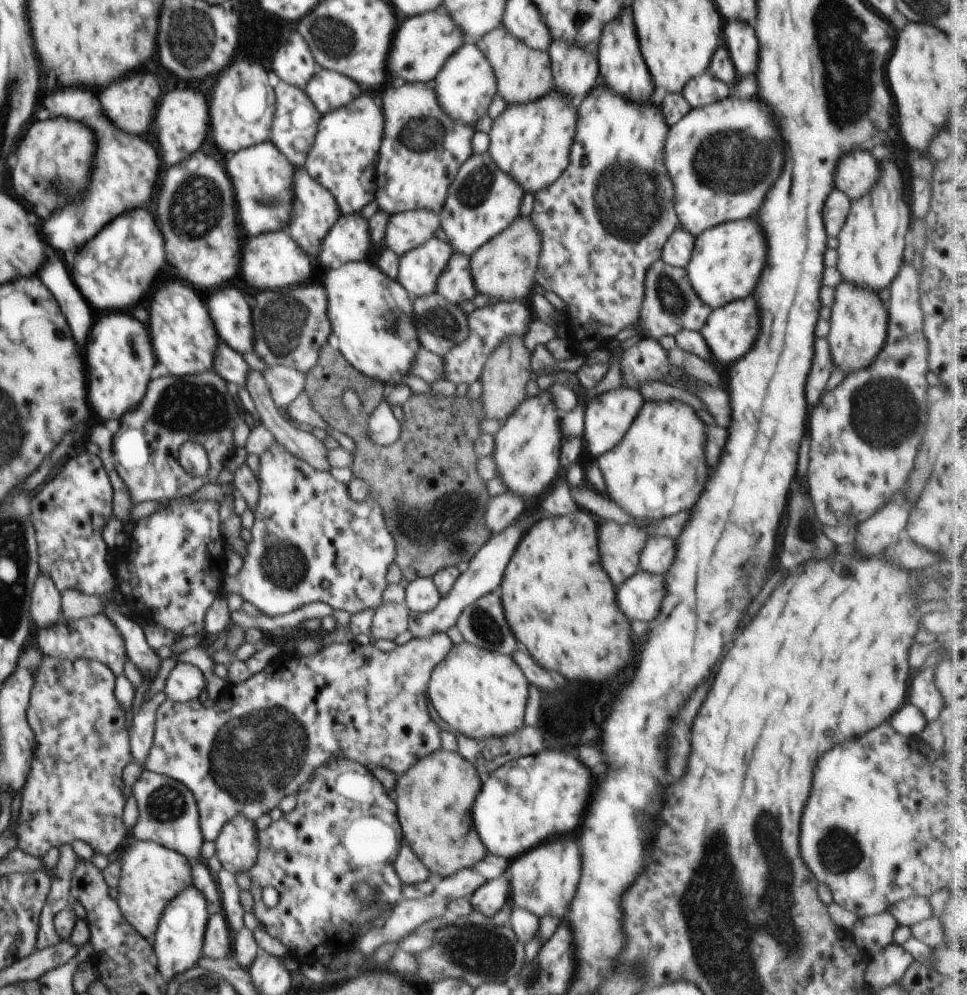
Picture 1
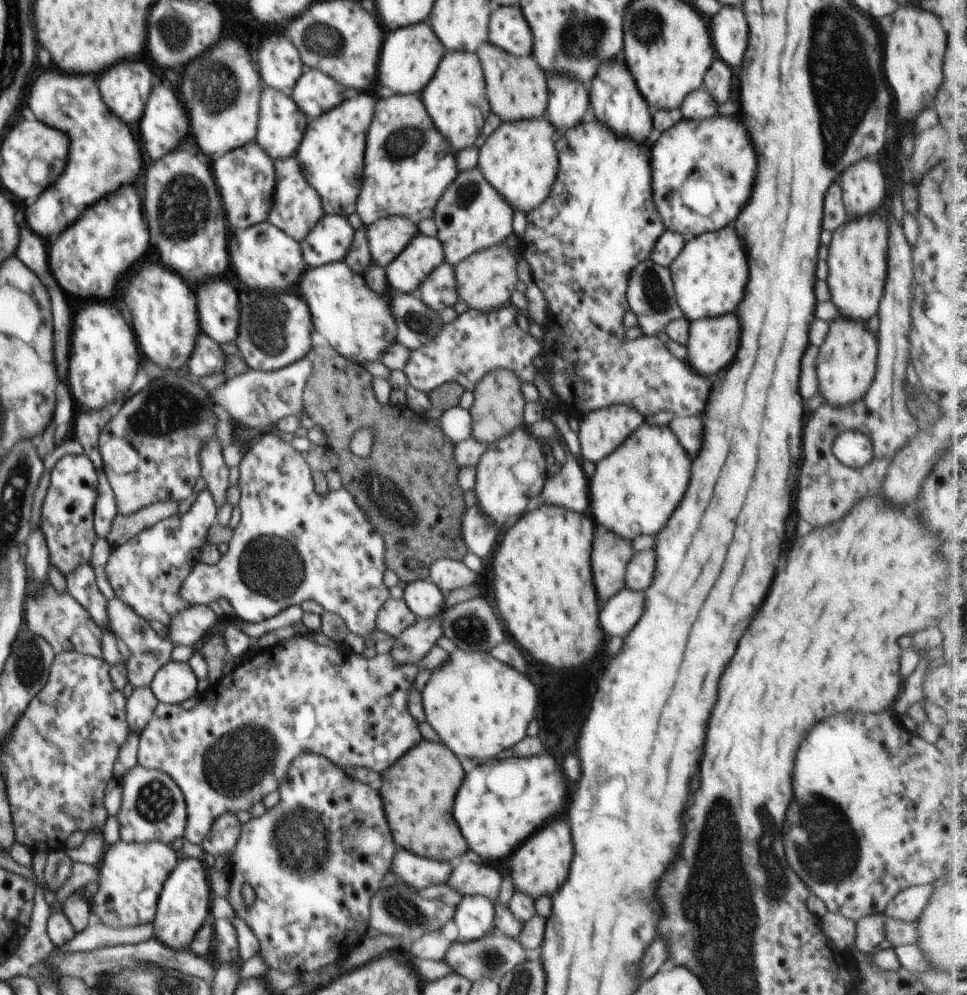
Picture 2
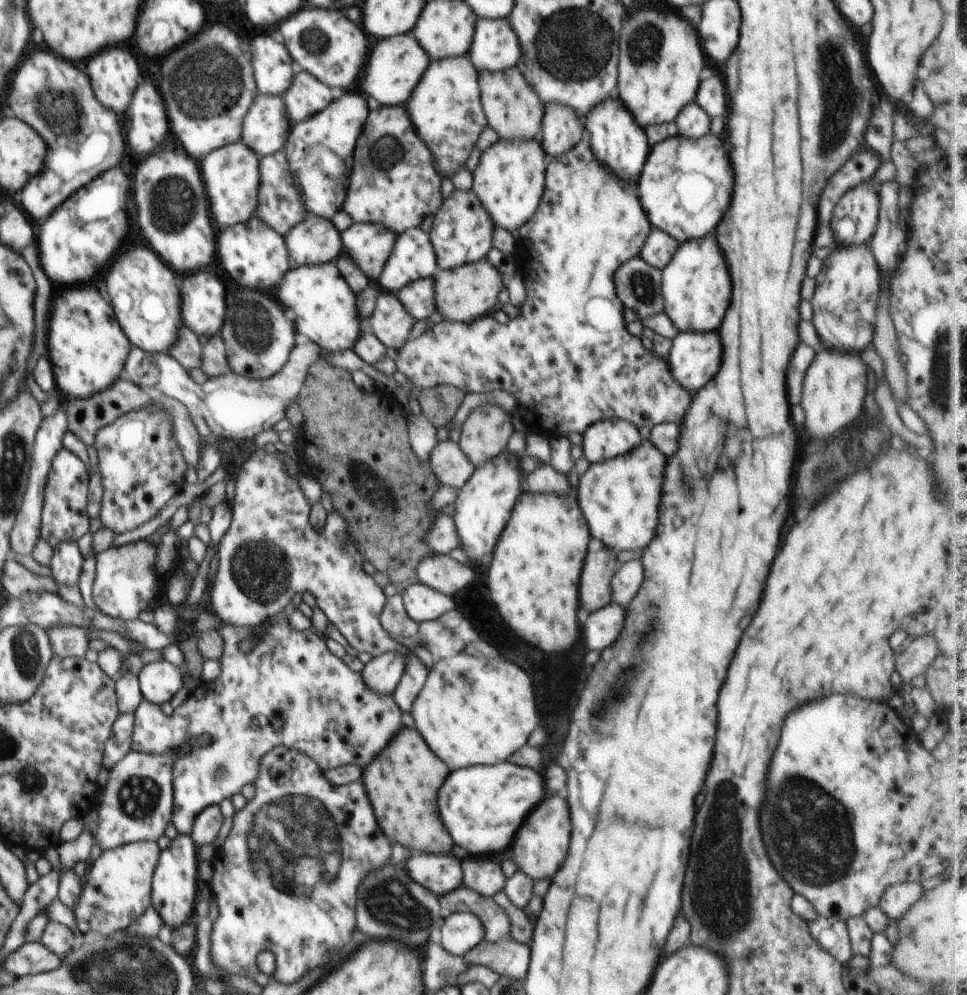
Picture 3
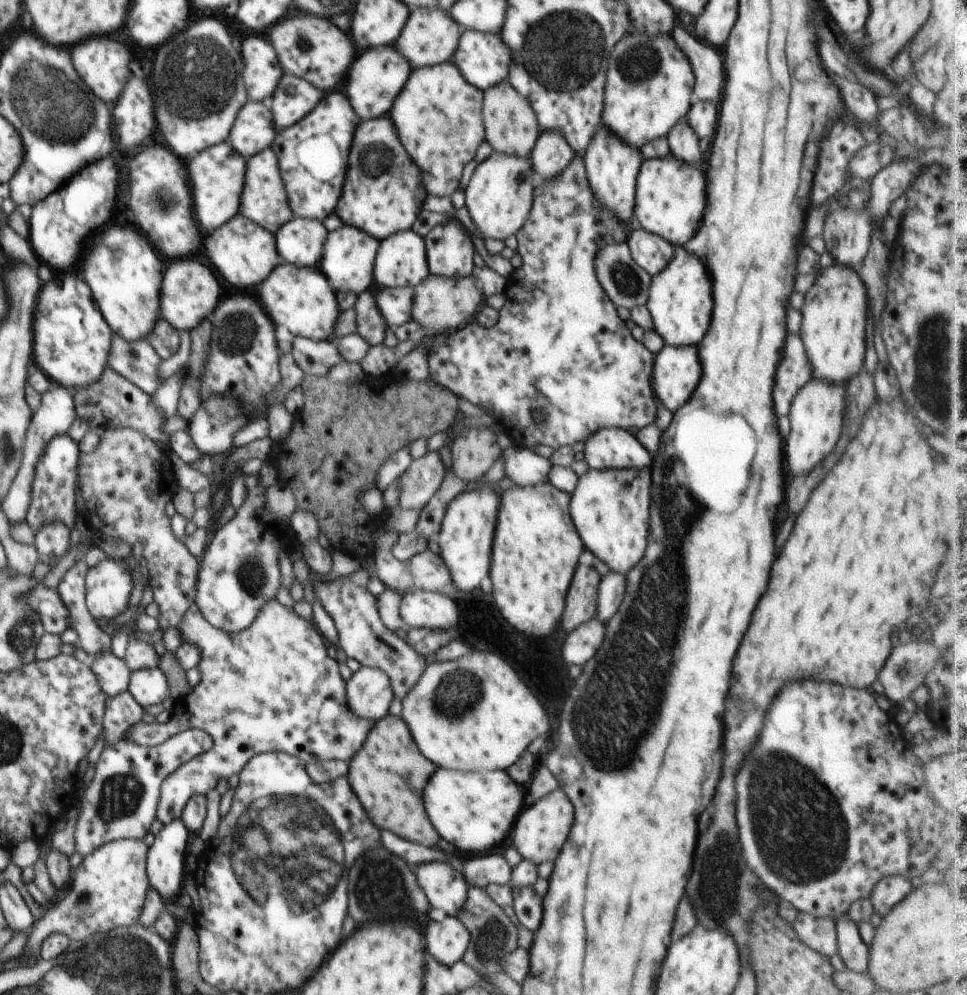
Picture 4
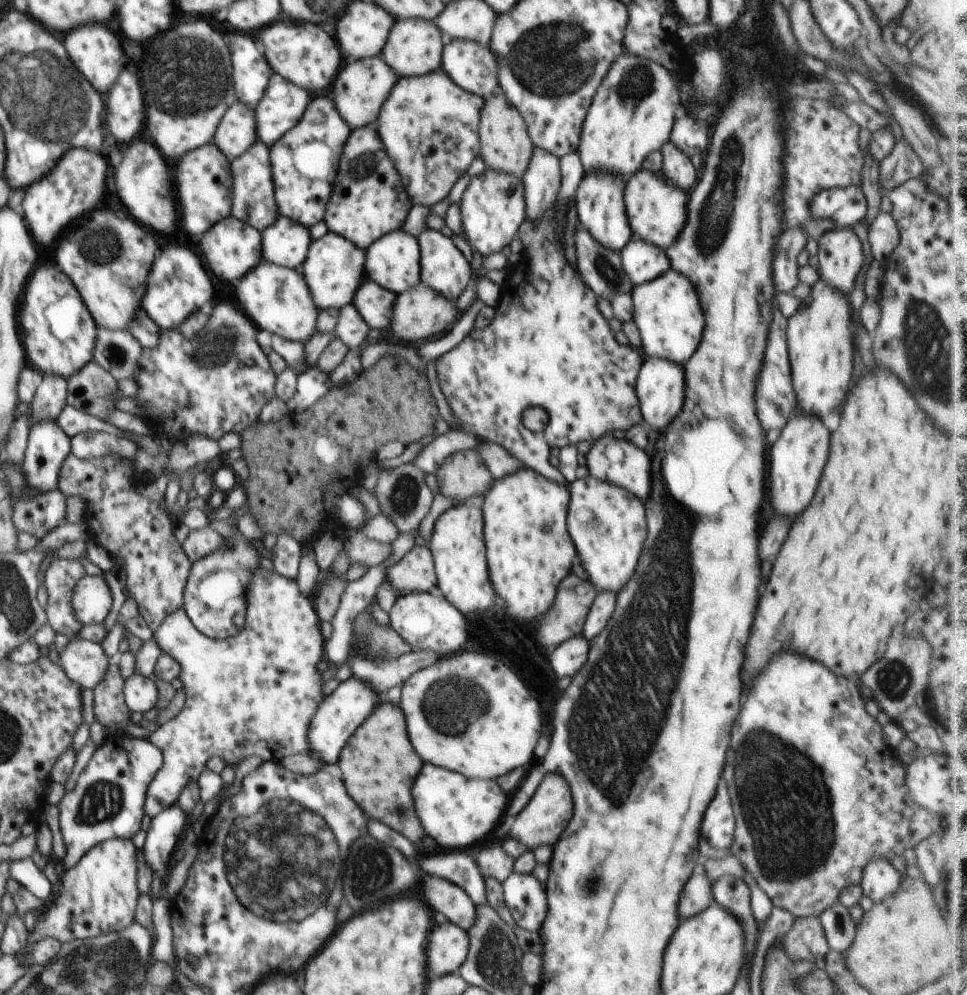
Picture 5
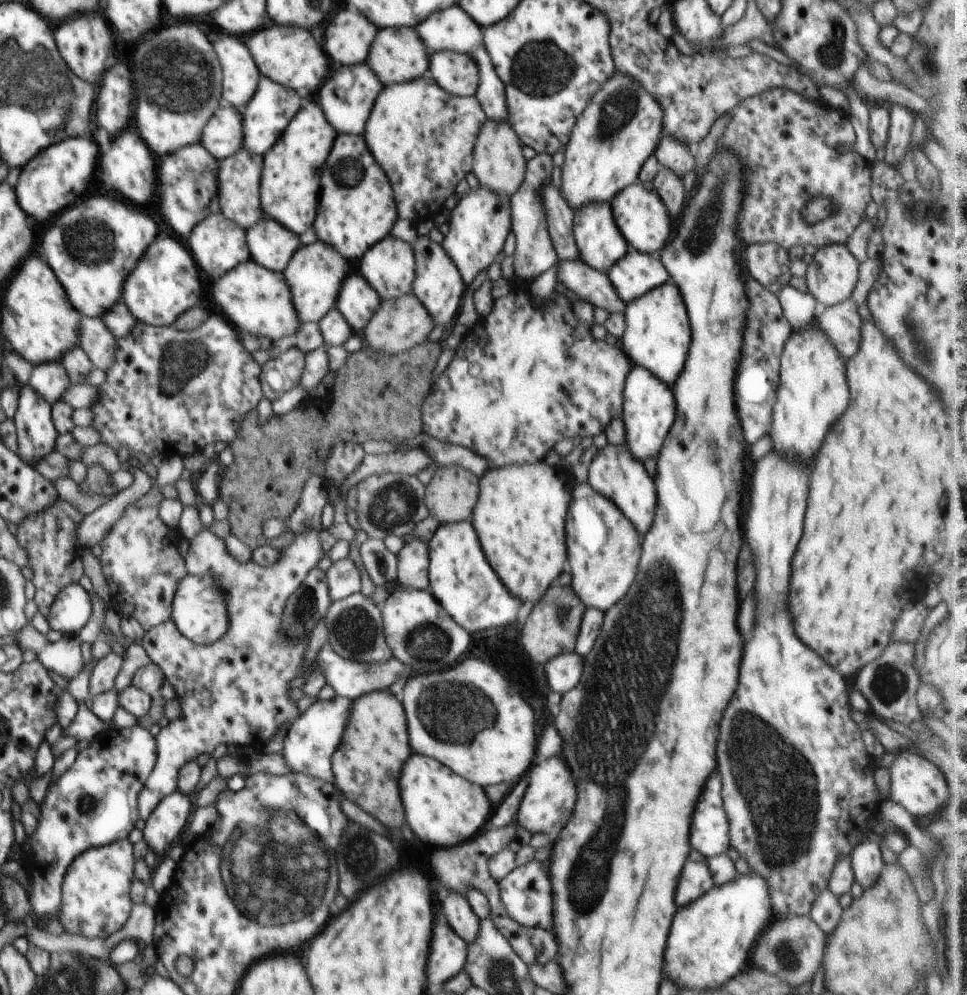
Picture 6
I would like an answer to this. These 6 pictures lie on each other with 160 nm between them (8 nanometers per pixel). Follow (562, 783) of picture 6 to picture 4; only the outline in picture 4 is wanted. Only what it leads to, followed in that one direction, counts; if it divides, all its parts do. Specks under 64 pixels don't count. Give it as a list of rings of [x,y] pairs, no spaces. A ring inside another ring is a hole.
[[[560,788],[554,790],[552,794],[539,798],[532,806],[527,805],[517,816],[509,832],[512,844],[520,856],[533,862],[536,866],[542,862],[554,862],[568,838],[568,832],[572,826],[572,812],[574,812],[574,808]]]

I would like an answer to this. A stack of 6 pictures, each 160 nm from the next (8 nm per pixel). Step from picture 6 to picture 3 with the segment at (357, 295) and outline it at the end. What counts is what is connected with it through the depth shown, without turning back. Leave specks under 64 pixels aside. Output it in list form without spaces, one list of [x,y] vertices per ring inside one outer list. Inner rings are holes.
[[[432,277],[418,280],[404,286],[395,294],[404,310],[420,321],[427,319],[436,312],[434,306],[434,279]]]

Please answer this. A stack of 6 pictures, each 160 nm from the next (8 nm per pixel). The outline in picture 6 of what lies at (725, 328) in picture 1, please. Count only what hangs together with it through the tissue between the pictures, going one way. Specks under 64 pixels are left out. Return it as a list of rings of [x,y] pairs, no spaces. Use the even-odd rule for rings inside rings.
[[[635,365],[626,377],[623,397],[622,419],[625,424],[626,446],[631,455],[642,464],[649,456],[655,456],[657,460],[658,451],[662,448],[676,416],[673,389],[659,381],[647,368]]]

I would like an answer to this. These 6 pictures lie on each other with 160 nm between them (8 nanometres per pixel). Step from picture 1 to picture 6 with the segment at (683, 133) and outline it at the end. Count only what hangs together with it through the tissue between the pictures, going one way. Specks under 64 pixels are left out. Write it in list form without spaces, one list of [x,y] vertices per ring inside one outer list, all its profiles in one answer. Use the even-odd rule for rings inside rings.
[[[636,181],[623,188],[612,200],[611,209],[619,231],[624,235],[630,248],[658,255],[666,246],[670,236],[671,214],[659,194],[648,184]]]

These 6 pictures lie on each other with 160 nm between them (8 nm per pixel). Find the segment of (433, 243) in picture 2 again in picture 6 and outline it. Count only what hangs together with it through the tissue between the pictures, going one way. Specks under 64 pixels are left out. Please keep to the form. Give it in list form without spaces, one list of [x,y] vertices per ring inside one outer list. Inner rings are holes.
[[[390,234],[364,253],[364,256],[360,259],[359,269],[360,275],[376,290],[382,300],[392,300],[413,292],[415,264],[413,246]]]

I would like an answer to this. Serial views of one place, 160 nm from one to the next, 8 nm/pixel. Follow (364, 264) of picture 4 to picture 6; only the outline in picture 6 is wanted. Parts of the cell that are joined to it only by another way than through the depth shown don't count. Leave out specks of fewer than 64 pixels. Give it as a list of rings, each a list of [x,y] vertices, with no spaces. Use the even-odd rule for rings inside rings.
[[[320,240],[300,246],[293,254],[283,273],[289,284],[301,324],[319,321],[332,307],[336,306],[340,289],[350,273],[350,263],[337,251],[337,248]]]

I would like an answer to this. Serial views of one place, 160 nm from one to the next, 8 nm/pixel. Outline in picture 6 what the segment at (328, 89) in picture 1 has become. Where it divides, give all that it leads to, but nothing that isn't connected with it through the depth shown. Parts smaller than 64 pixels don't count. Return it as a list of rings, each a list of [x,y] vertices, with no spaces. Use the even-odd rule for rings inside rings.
[[[261,76],[254,96],[244,106],[243,146],[251,153],[263,155],[276,144],[288,123],[302,110],[306,96],[294,89],[275,83],[271,78]]]

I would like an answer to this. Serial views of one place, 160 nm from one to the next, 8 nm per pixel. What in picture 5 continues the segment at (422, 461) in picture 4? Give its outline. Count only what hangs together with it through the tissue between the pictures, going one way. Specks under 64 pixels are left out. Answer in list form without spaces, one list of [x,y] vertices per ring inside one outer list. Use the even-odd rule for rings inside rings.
[[[404,463],[393,469],[384,469],[380,473],[374,495],[380,503],[381,514],[388,516],[396,524],[400,534],[416,529],[424,516],[430,512],[434,494],[426,485],[426,475],[414,463]]]

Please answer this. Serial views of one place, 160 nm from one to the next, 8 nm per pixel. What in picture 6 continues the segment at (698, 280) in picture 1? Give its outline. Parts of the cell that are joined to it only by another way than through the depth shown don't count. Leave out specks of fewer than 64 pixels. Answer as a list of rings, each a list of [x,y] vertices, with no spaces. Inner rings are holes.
[[[674,282],[661,284],[650,292],[631,300],[624,312],[626,328],[623,334],[622,350],[632,364],[643,366],[672,389],[678,374],[684,368],[686,354],[690,348],[690,322],[683,298]]]

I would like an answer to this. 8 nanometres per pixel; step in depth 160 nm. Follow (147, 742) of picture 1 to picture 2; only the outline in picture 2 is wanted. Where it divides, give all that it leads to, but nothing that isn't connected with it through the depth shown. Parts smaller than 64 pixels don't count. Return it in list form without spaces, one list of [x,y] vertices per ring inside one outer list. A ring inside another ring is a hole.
[[[150,687],[135,688],[132,695],[127,699],[125,711],[127,723],[133,732],[140,734],[150,722],[155,706],[160,703],[153,695]]]

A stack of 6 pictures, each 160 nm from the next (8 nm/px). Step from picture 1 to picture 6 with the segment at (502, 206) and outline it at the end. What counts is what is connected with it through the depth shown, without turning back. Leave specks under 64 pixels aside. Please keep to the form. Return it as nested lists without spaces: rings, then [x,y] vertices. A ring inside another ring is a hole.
[[[428,235],[418,236],[413,251],[416,261],[413,293],[431,314],[435,326],[455,322],[462,307],[463,296],[468,288],[461,272],[450,256],[447,255],[444,247],[440,243],[432,241]]]

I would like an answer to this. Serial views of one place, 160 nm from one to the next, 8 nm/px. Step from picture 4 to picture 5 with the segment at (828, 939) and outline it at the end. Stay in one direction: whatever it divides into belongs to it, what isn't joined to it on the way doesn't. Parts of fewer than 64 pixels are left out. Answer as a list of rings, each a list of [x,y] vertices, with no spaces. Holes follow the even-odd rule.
[[[795,917],[791,930],[782,938],[785,951],[793,961],[815,960],[826,956],[829,951],[818,917]]]

